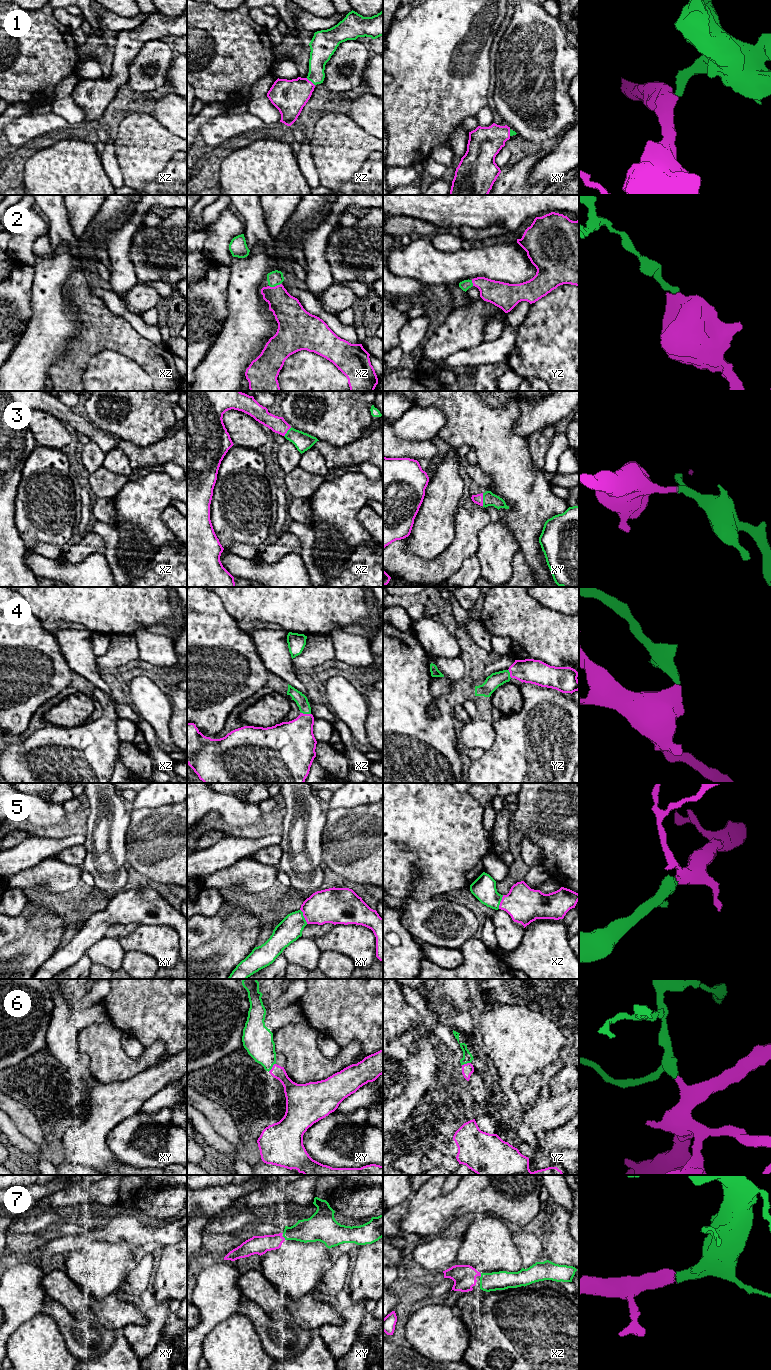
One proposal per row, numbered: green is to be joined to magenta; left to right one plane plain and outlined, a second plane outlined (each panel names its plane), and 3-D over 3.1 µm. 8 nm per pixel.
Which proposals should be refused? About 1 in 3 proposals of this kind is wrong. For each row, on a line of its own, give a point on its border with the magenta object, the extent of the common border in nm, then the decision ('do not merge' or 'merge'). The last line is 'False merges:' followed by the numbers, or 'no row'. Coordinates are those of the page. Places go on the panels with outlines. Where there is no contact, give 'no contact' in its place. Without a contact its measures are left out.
1: xz (310, 81) | 90 nm | merge
2: xz (275, 286) | 100 nm | merge
3: xy (482, 499) | 100 nm | merge
4: xz (306, 714) | 80 nm | merge
5: xy (303, 915) | 130 nm | merge
6: xy (272, 1067) | 90 nm | merge
7: xz (480, 1275) | 40 nm | merge
False merges: no row

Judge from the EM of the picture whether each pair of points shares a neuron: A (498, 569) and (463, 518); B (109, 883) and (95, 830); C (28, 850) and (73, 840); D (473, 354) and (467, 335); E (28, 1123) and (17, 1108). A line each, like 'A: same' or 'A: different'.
A: different
B: same
C: same
D: different
E: same

